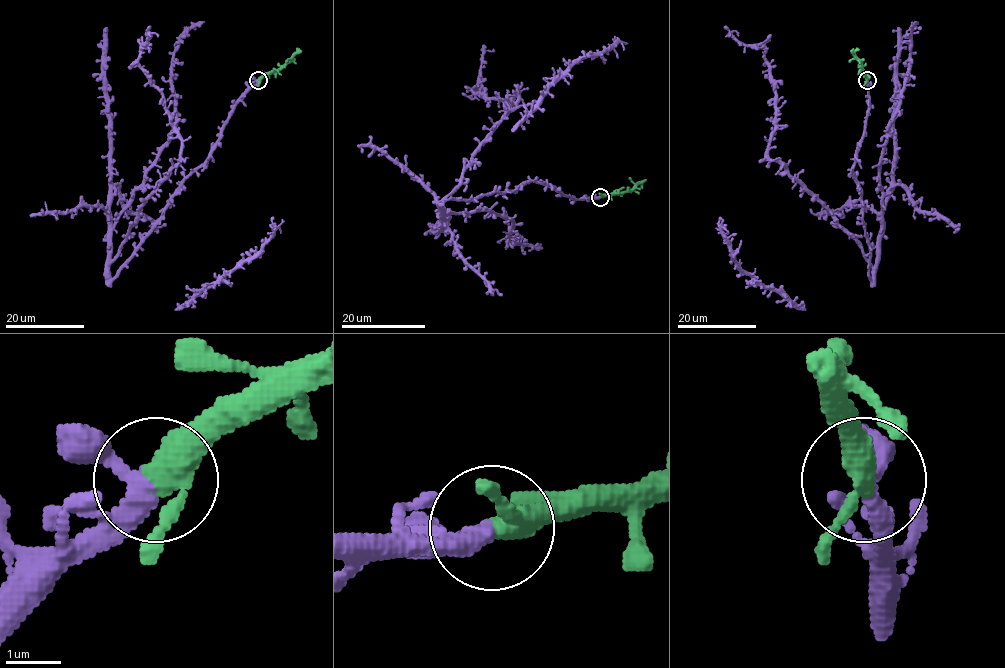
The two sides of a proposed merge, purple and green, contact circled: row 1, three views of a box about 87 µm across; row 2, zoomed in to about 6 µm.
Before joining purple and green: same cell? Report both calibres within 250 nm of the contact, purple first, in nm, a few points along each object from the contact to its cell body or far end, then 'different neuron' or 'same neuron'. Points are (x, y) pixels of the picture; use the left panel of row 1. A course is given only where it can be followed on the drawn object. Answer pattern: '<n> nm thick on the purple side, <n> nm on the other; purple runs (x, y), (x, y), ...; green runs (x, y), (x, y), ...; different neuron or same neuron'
280 nm thick on the purple side, 400 nm on the other; purple runs (258, 80), (110, 280), (137, 209), (181, 161), (163, 94), (138, 61), (146, 36); green runs (258, 80), (277, 72), (301, 50); same neuron

